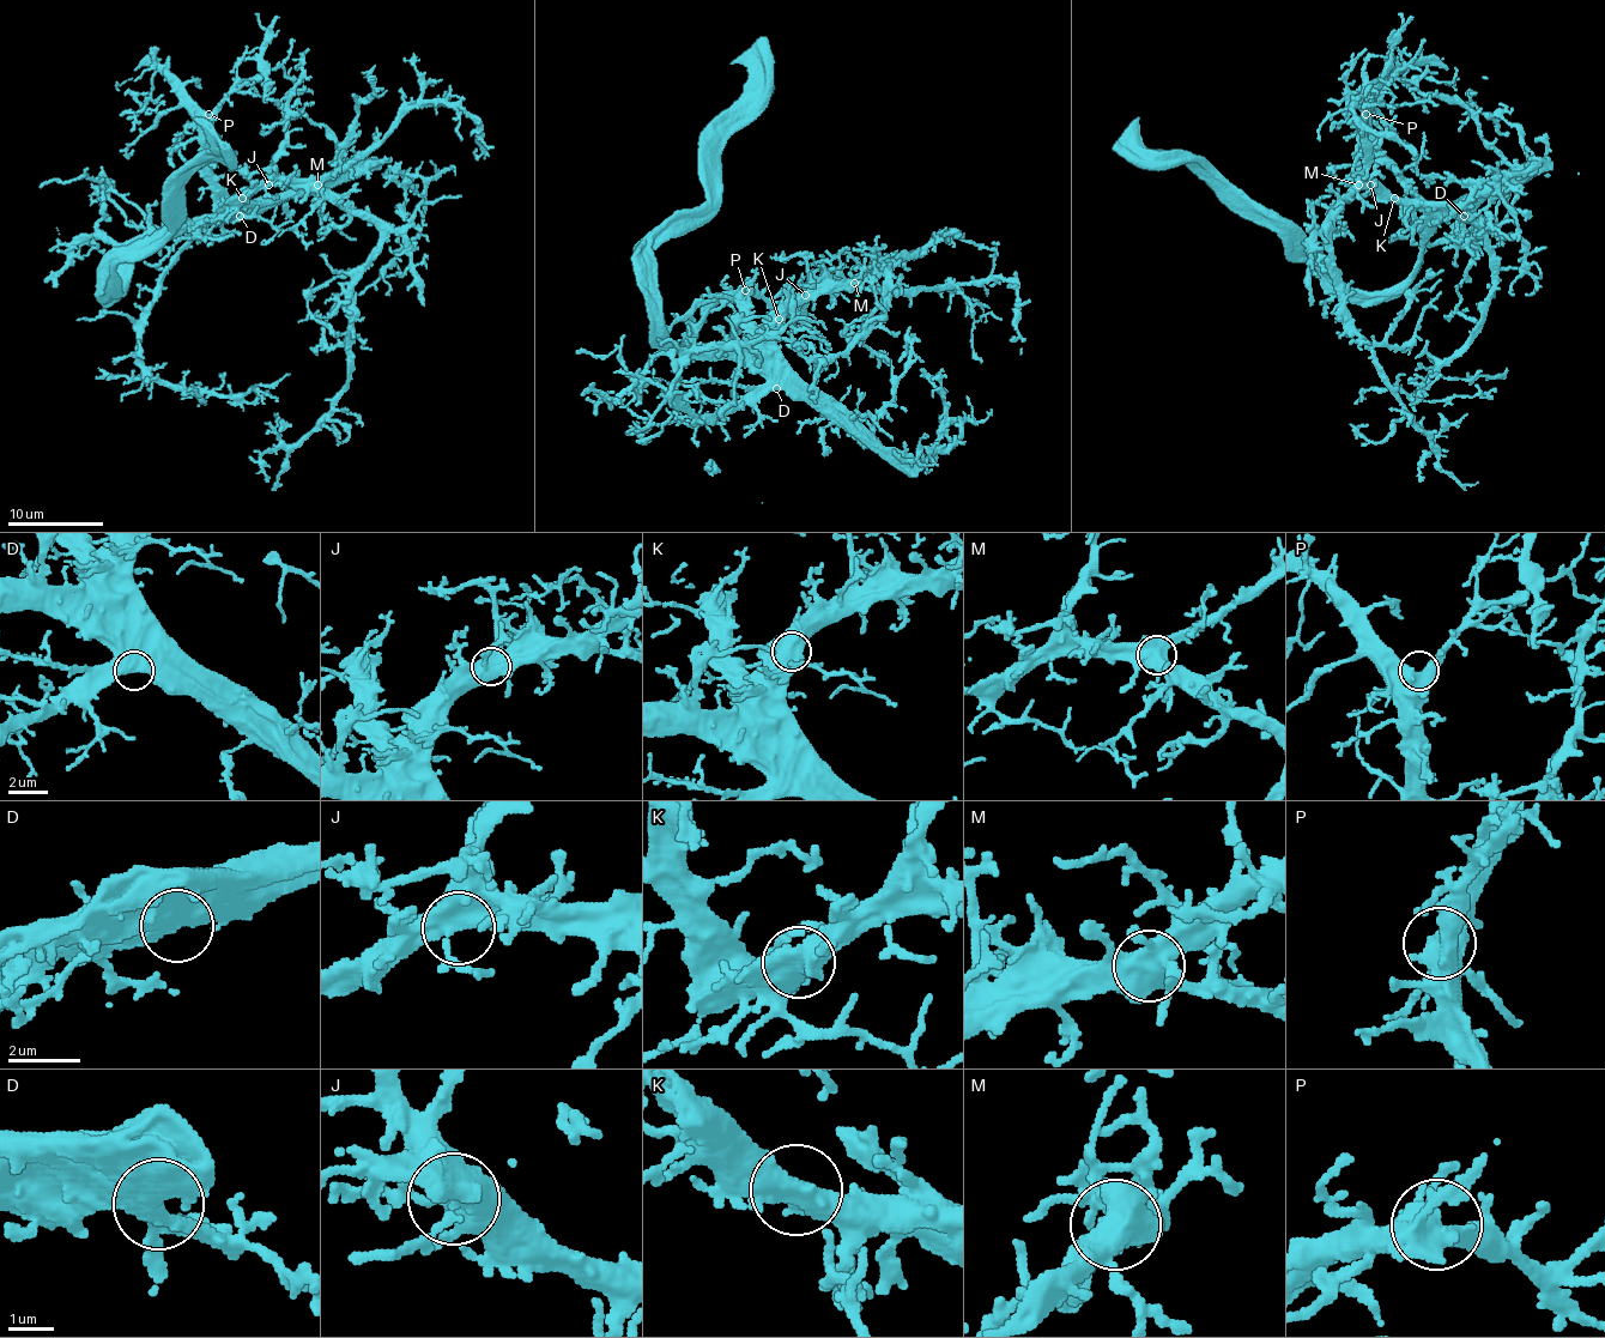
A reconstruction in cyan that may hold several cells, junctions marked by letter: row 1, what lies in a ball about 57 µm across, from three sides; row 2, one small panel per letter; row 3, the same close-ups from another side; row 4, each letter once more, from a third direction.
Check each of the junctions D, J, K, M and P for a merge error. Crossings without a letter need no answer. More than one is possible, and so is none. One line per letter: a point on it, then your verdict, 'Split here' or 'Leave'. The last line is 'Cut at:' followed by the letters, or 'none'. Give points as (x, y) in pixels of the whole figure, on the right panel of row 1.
D: Place: (1464, 216). Leave
J: Place: (1370, 185). Leave
K: Place: (1394, 198). Leave
M: Place: (1358, 185). Leave
P: Place: (1366, 114). Leave
Cut at: none

